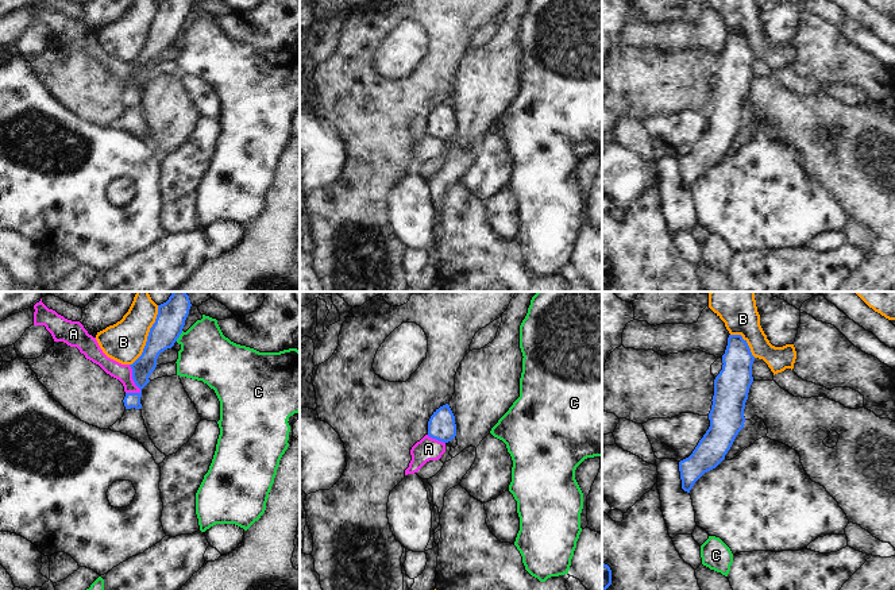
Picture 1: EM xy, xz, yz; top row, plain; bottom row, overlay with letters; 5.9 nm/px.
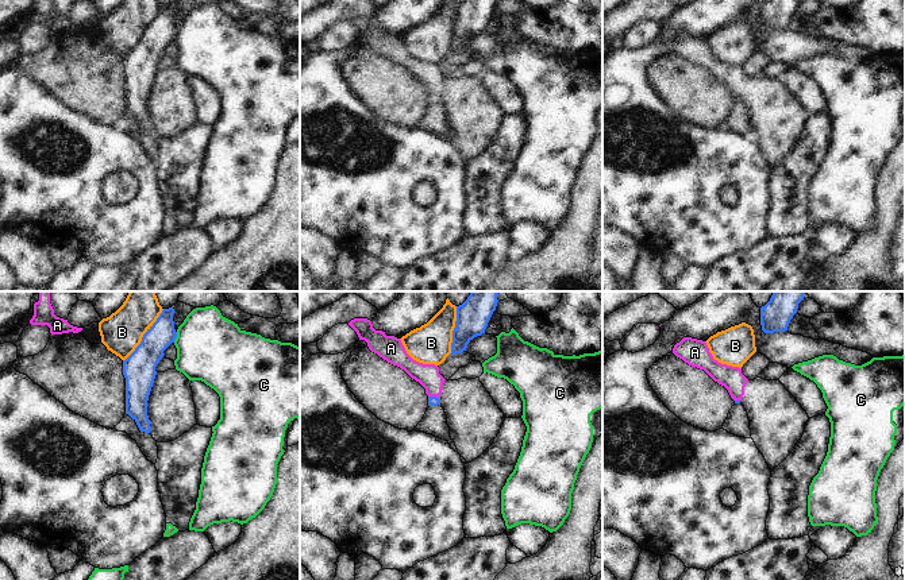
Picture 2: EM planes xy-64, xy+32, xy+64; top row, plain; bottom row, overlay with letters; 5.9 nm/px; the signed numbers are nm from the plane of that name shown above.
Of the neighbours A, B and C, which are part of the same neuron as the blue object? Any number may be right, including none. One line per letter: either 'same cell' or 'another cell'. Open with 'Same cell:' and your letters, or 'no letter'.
Same cell: no letter
A: another cell
B: another cell
C: another cell

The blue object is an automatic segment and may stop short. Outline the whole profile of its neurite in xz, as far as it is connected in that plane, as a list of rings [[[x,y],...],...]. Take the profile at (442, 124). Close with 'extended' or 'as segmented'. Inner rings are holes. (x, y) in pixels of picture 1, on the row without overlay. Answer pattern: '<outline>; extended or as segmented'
[[[448,101],[433,109],[428,119],[428,134],[443,140],[456,134],[455,113]]]; as segmented

